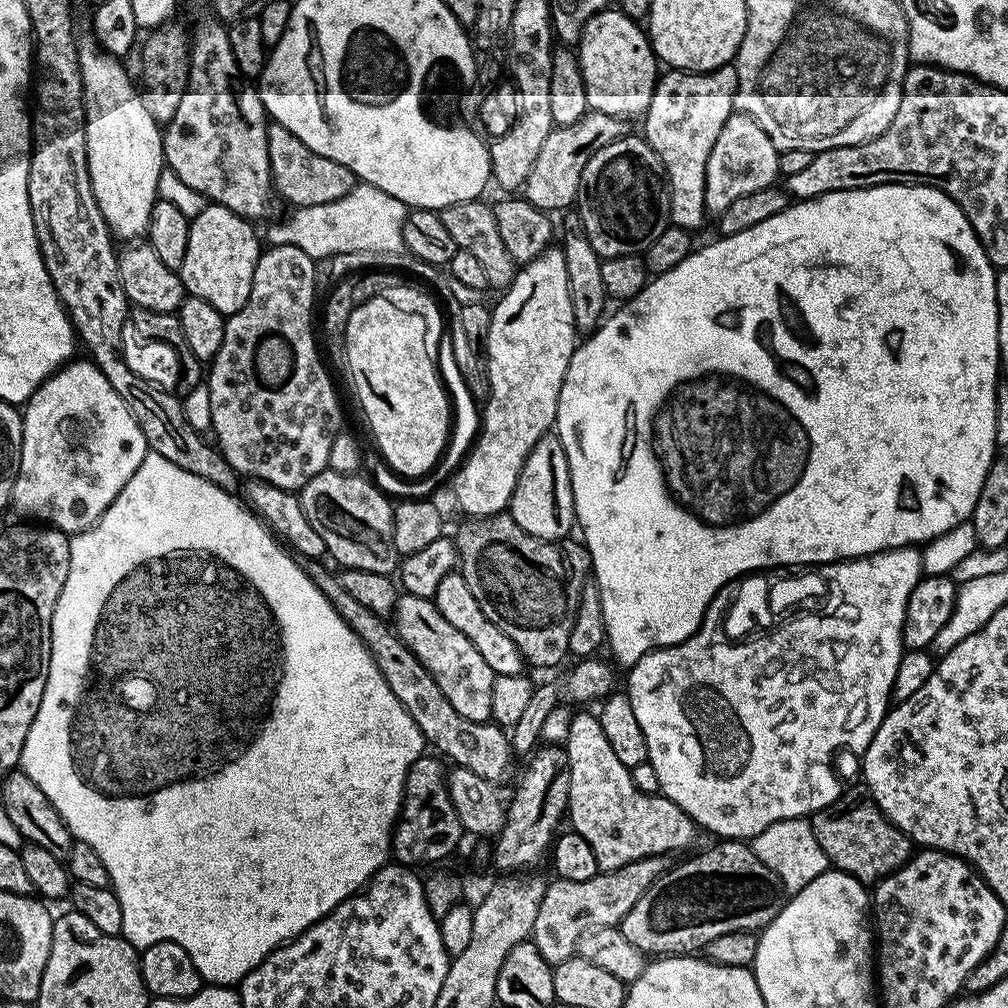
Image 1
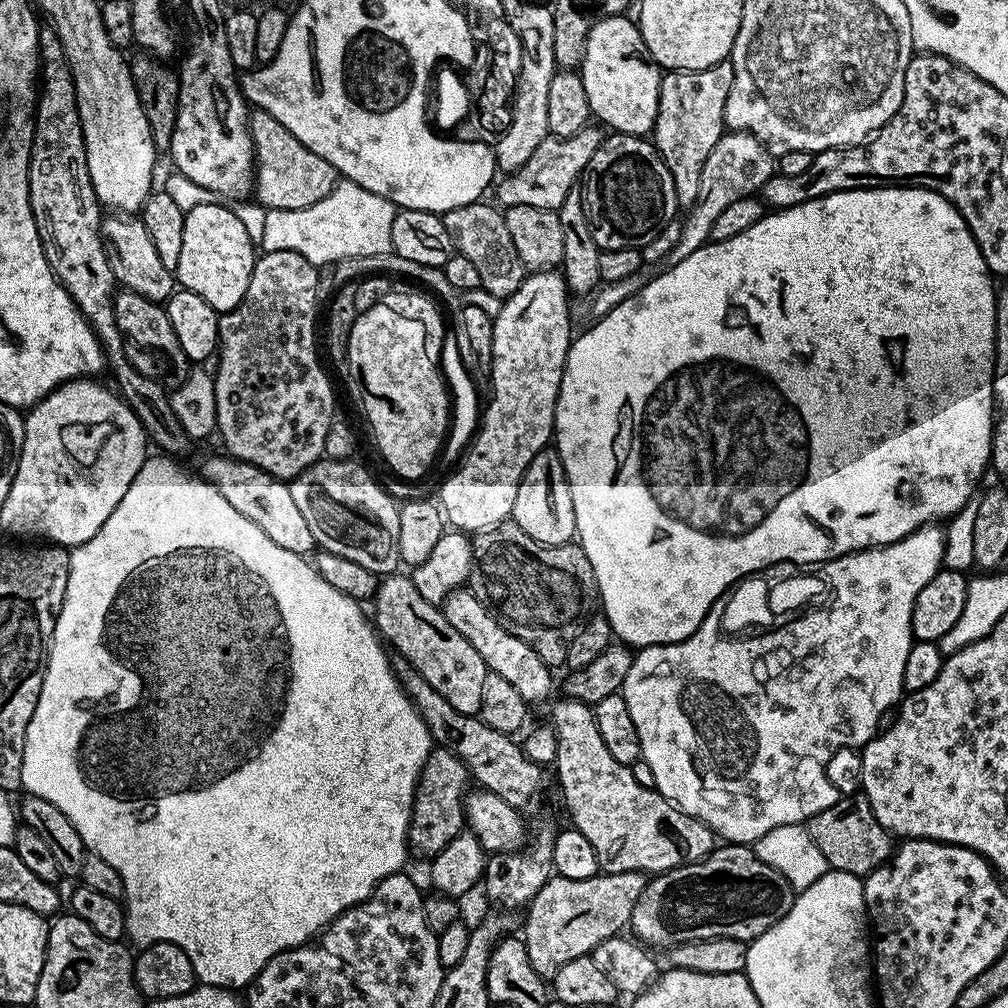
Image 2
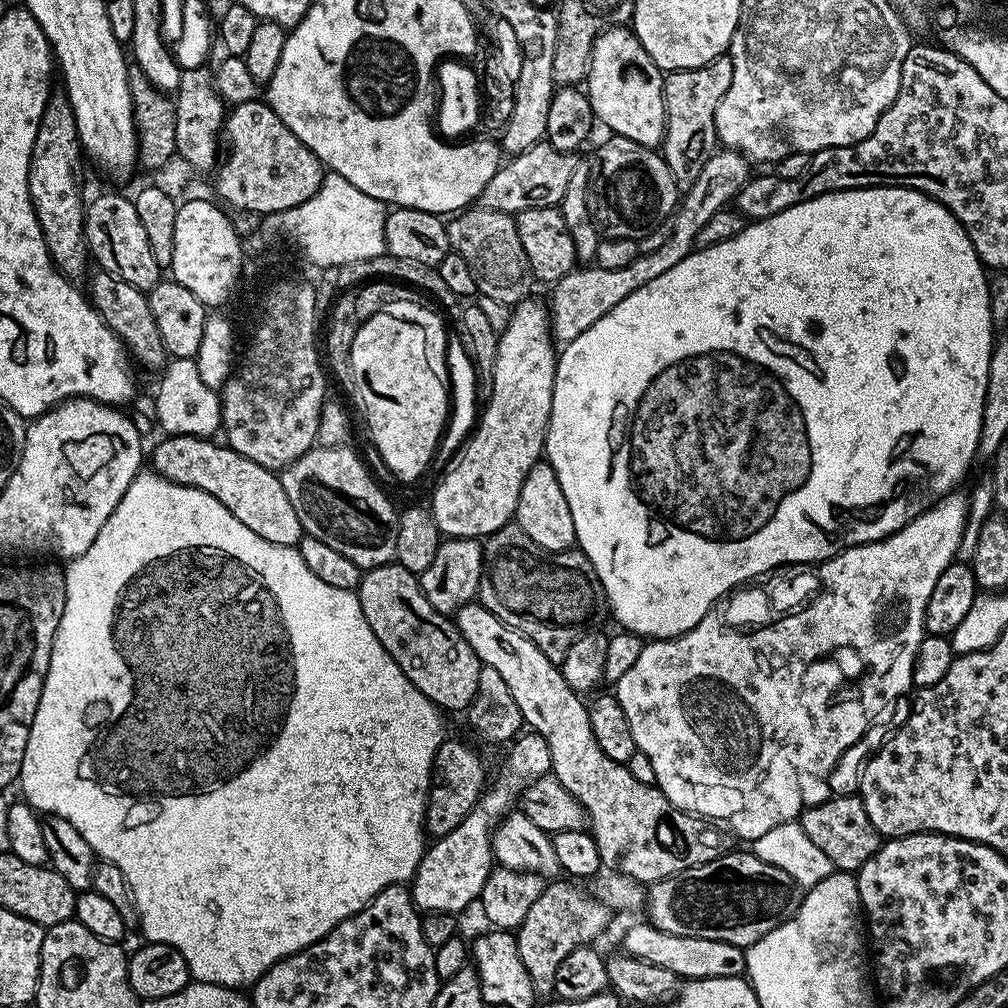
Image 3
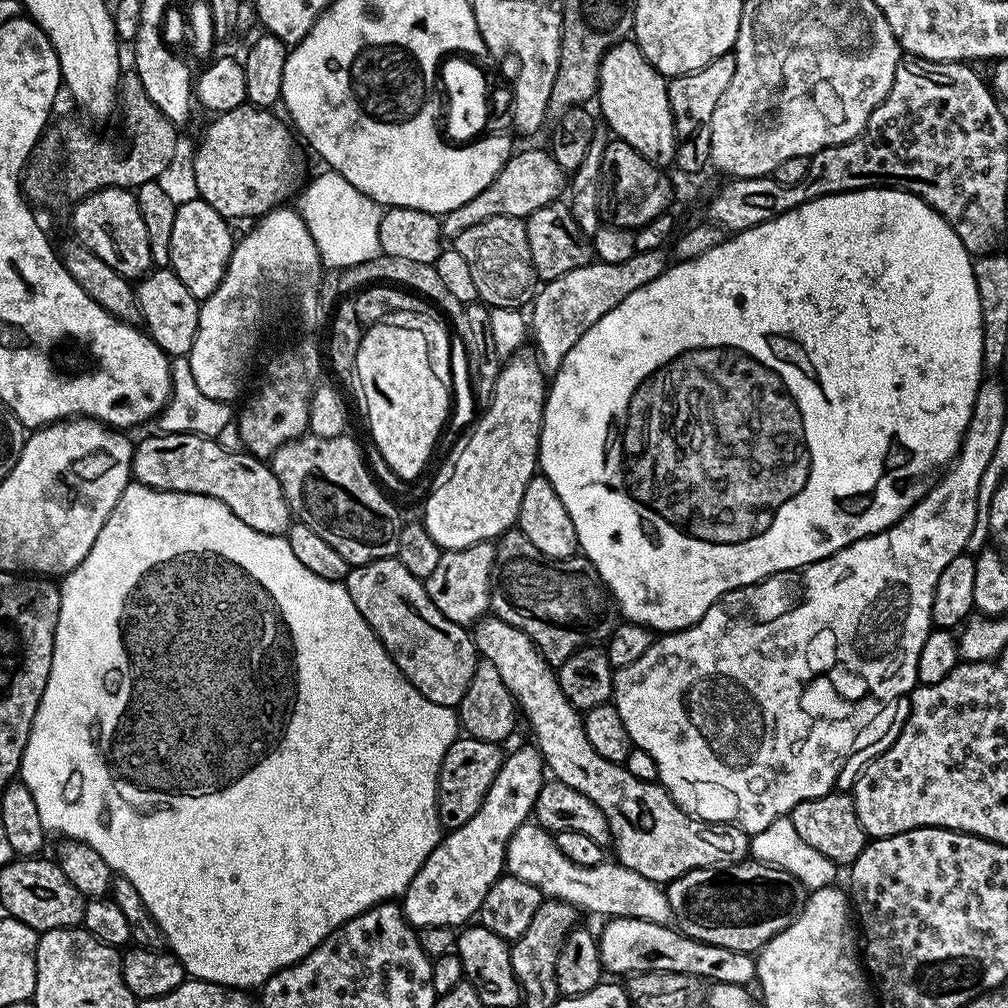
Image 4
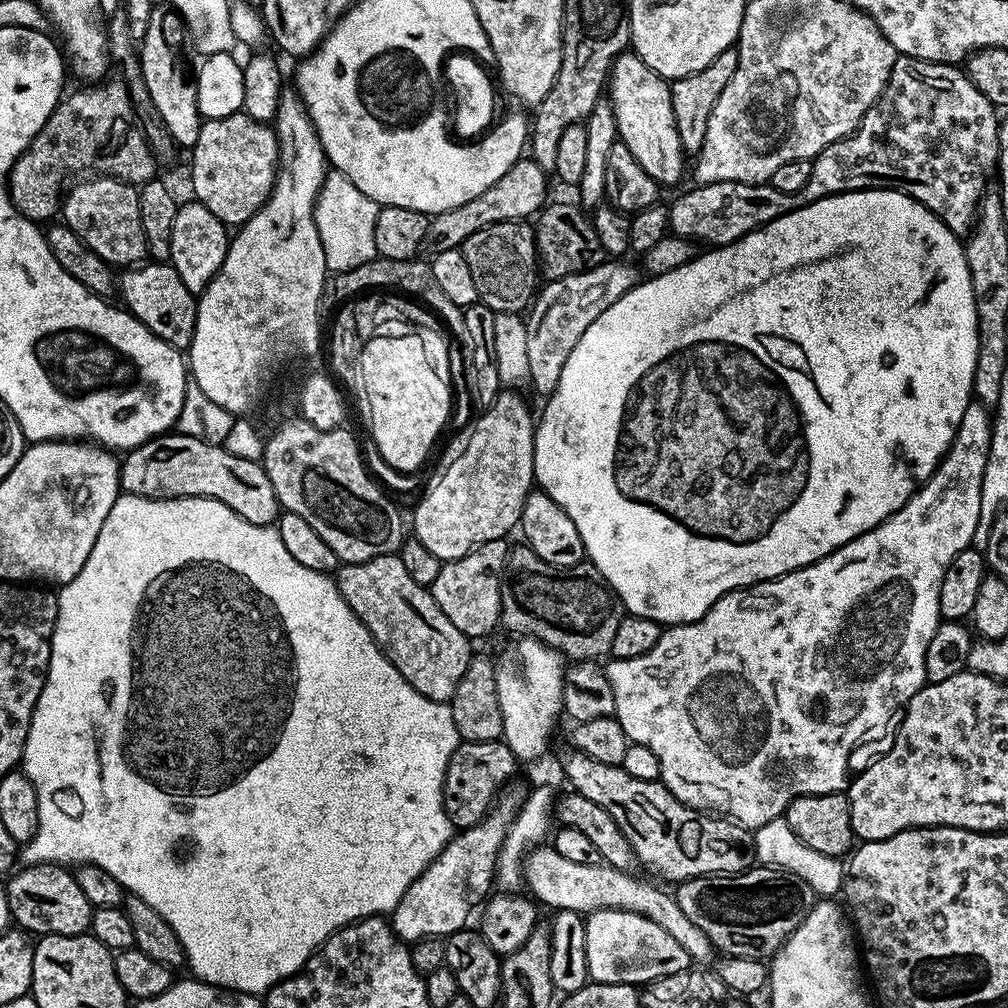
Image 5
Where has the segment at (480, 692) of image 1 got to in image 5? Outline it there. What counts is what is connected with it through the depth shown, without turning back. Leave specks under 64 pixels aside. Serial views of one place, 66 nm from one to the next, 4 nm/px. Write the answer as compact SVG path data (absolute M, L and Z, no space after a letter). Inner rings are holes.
M399 555L379 556L366 562L344 564L334 573L336 589L342 598L358 614L358 618L370 630L384 657L392 663L422 694L431 700L451 701L466 666L474 655L473 641L442 614L438 602L425 585L414 582Z

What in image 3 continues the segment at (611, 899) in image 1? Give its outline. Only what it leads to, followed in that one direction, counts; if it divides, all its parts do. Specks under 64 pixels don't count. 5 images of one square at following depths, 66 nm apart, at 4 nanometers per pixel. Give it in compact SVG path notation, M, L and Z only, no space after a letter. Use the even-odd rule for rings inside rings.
M564 878L545 883L542 894L538 894L534 906L530 906L526 918L514 932L518 954L522 954L522 962L526 965L526 974L530 974L530 982L534 982L536 993L544 998L555 993L554 978L558 978L558 966L566 954L596 942L592 940L598 939L607 930L608 919L614 916L613 909L591 891L583 892L576 885L579 883L560 879Z

